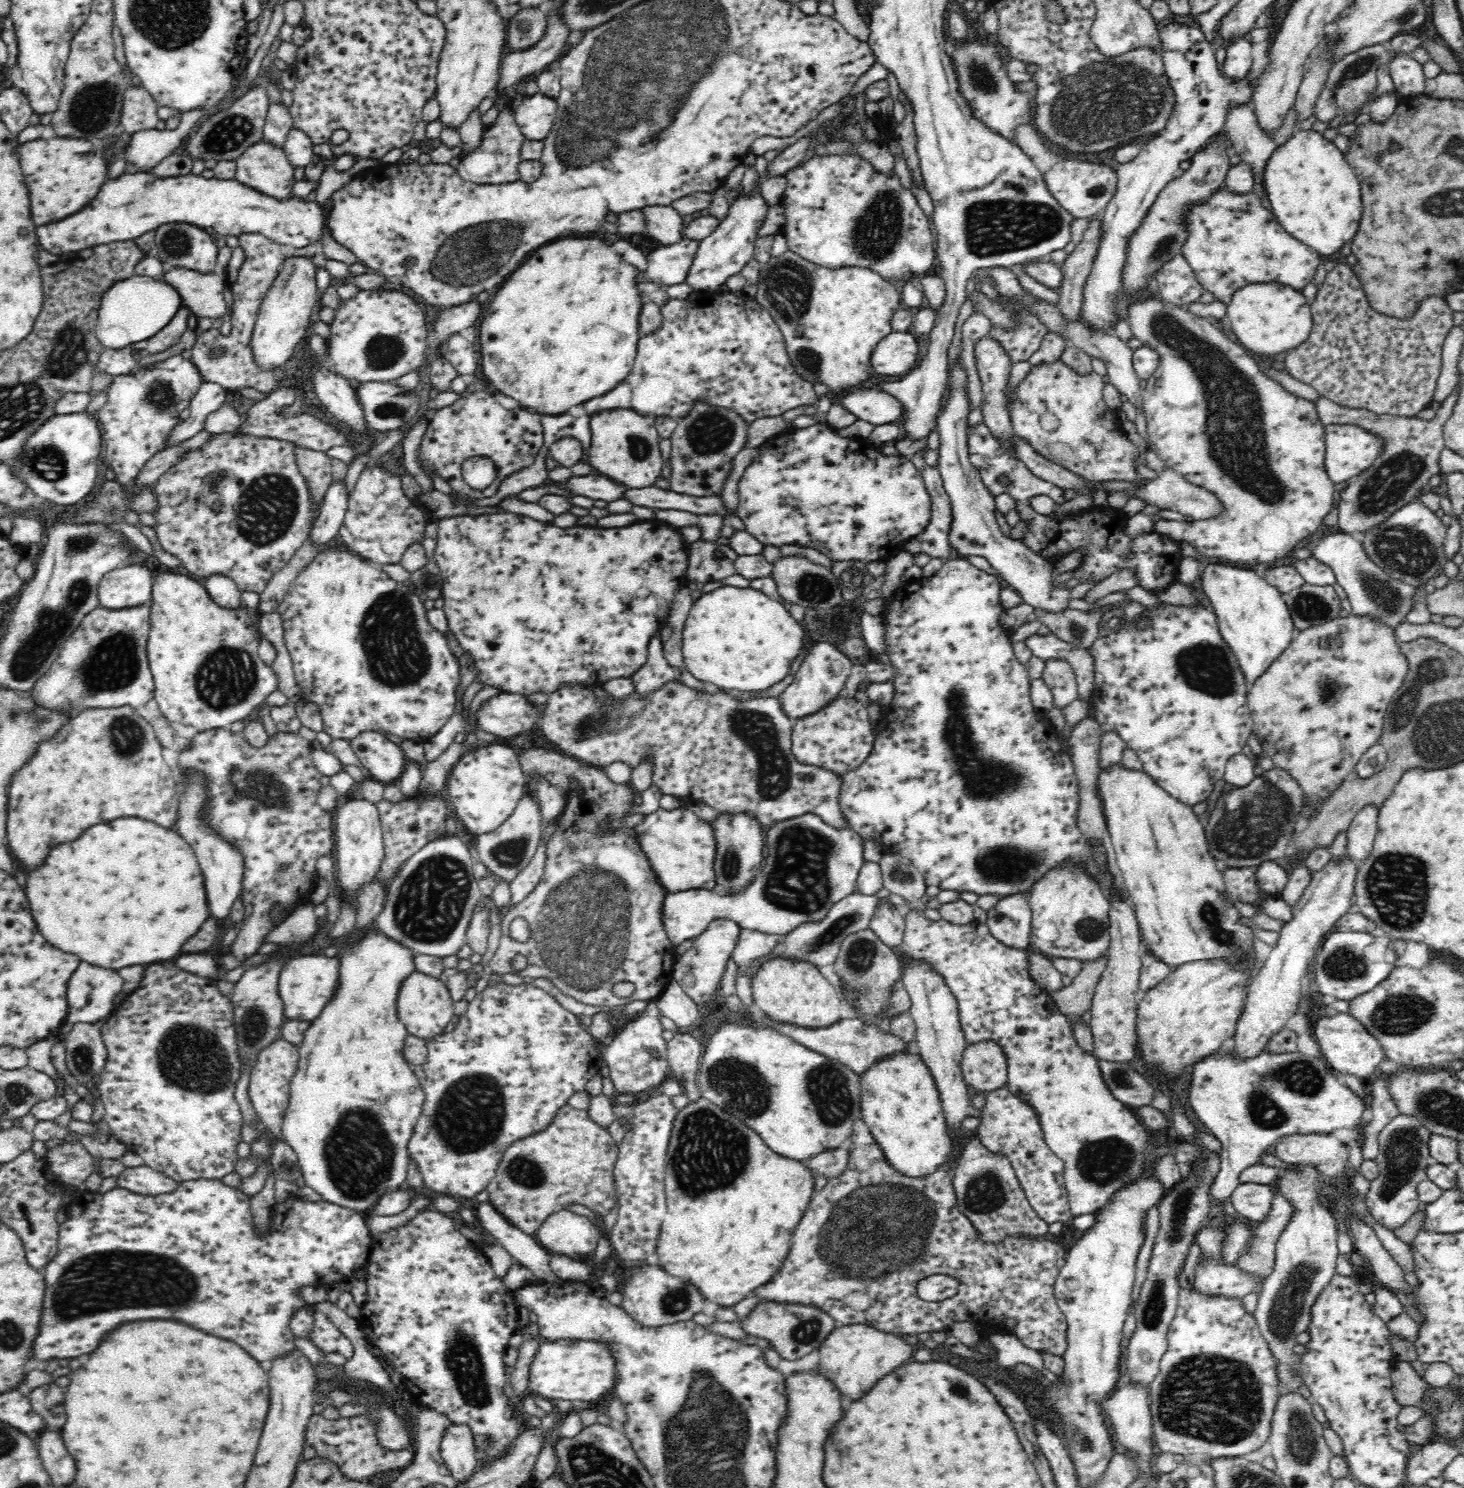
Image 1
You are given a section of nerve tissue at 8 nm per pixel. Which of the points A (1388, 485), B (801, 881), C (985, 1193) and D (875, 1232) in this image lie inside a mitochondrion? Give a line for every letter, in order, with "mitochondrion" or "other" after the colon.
A: mitochondrion
B: mitochondrion
C: mitochondrion
D: mitochondrion

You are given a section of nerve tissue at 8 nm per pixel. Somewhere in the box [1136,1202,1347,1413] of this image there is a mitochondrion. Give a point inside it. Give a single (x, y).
(1287, 1309)

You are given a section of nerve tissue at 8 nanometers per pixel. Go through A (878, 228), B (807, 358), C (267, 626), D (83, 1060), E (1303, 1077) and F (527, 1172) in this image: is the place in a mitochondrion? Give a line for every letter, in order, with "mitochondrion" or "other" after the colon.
A: mitochondrion
B: mitochondrion
C: other
D: mitochondrion
E: mitochondrion
F: mitochondrion

